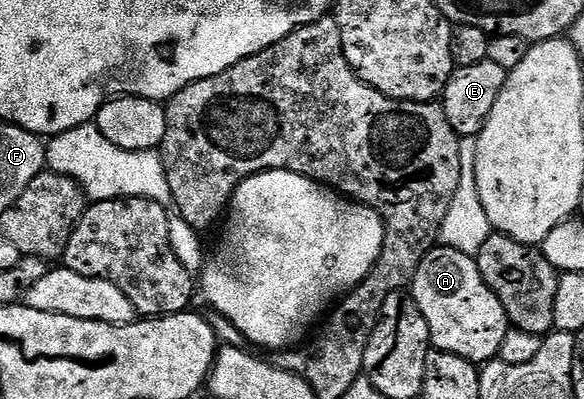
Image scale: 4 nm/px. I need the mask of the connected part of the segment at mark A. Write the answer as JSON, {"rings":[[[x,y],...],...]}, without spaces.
{"rings":[[[446,247],[430,249],[425,259],[421,259],[421,267],[417,267],[409,292],[417,307],[421,307],[425,323],[429,323],[429,335],[435,349],[461,355],[461,359],[476,363],[498,358],[509,322],[501,299],[497,299],[489,283],[485,283],[476,258]]]}

